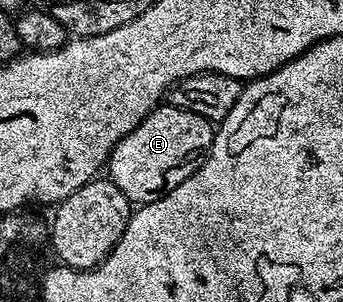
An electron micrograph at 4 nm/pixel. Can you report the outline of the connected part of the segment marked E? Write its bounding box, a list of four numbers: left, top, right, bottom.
[106,103,213,206]

